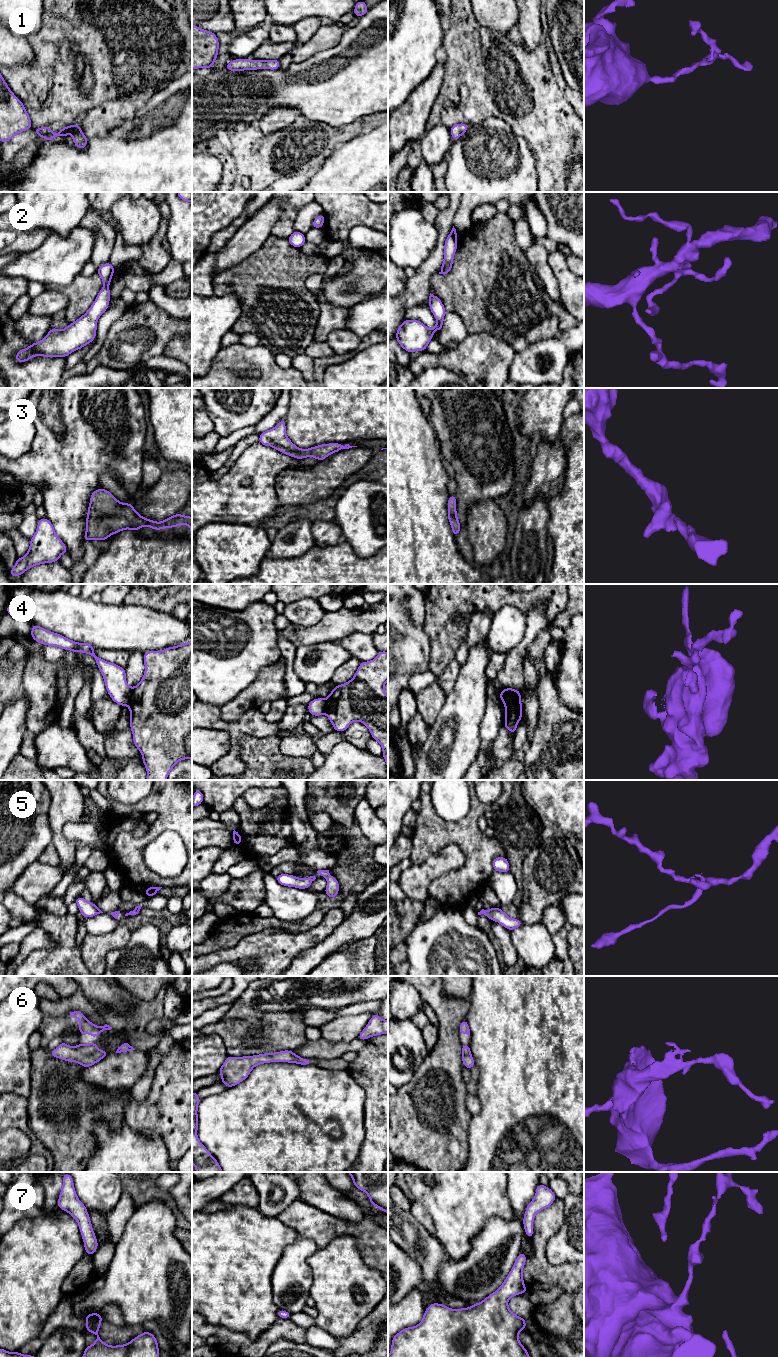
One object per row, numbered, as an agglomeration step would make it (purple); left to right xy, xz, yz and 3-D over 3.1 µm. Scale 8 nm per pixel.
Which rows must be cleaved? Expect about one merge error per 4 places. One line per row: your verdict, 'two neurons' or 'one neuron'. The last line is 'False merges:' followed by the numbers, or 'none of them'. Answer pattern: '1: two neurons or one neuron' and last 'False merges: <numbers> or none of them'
1: one neuron
2: one neuron
3: one neuron
4: two neurons
5: one neuron
6: one neuron
7: one neuron
False merges: 4

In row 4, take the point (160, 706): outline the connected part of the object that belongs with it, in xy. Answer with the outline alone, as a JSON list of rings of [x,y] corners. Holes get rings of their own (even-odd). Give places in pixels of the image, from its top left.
[[[192,641],[168,647],[160,651],[147,651],[143,654],[145,671],[142,680],[132,688],[130,695],[130,729],[133,733],[133,742],[142,754],[142,761],[147,770],[147,780],[166,780],[175,764],[184,759],[192,760]]]

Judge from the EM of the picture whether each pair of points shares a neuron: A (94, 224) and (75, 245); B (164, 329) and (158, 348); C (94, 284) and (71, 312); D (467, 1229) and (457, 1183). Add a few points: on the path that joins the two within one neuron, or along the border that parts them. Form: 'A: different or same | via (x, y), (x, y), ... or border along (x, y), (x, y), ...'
A: different | border along (79, 225), (89, 228), (94, 232), (93, 252)
B: same | via (162, 334), (159, 343)
C: same | via (87, 291), (80, 298), (78, 305)
D: same | via (460, 1218), (460, 1194)

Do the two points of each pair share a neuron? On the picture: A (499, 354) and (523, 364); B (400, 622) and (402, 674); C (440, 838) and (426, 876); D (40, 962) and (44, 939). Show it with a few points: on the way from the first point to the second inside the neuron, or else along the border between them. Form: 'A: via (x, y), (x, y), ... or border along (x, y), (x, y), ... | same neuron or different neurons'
A: border along (515, 352), (509, 364), (507, 377) | different neurons
B: via (400, 635), (400, 661) | same neuron
C: border along (456, 845), (446, 845), (422, 863), (413, 865) | different neurons
D: border along (40, 926), (54, 945), (32, 951), (22, 962) | different neurons

